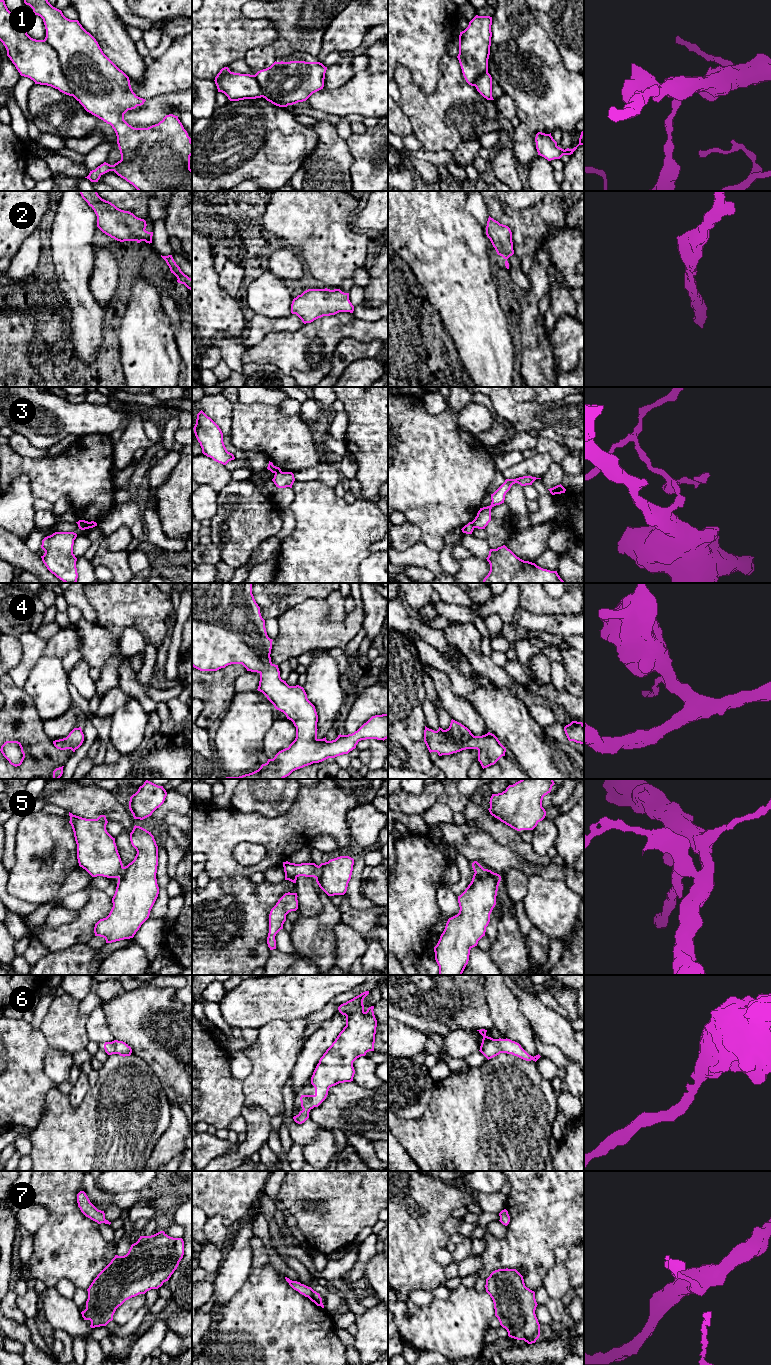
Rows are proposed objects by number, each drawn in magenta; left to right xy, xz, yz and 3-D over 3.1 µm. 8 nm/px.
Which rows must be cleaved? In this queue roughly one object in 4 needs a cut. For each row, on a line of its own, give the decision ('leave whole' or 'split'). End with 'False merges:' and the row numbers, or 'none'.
1: split
2: leave whole
3: split
4: leave whole
5: split
6: leave whole
7: leave whole
False merges: 1, 3, 5

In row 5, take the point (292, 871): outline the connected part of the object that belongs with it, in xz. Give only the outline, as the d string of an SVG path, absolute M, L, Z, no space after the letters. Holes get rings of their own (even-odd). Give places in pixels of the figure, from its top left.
M288 861L283 862L285 880L296 883L299 876L314 877L316 878L318 865L315 863L301 863L295 864Z

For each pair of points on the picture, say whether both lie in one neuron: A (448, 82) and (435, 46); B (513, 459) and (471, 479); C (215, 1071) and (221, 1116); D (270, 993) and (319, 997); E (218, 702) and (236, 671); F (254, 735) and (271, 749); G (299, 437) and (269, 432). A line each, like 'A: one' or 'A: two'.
A: two
B: two
C: one
D: one
E: one
F: two
G: one

